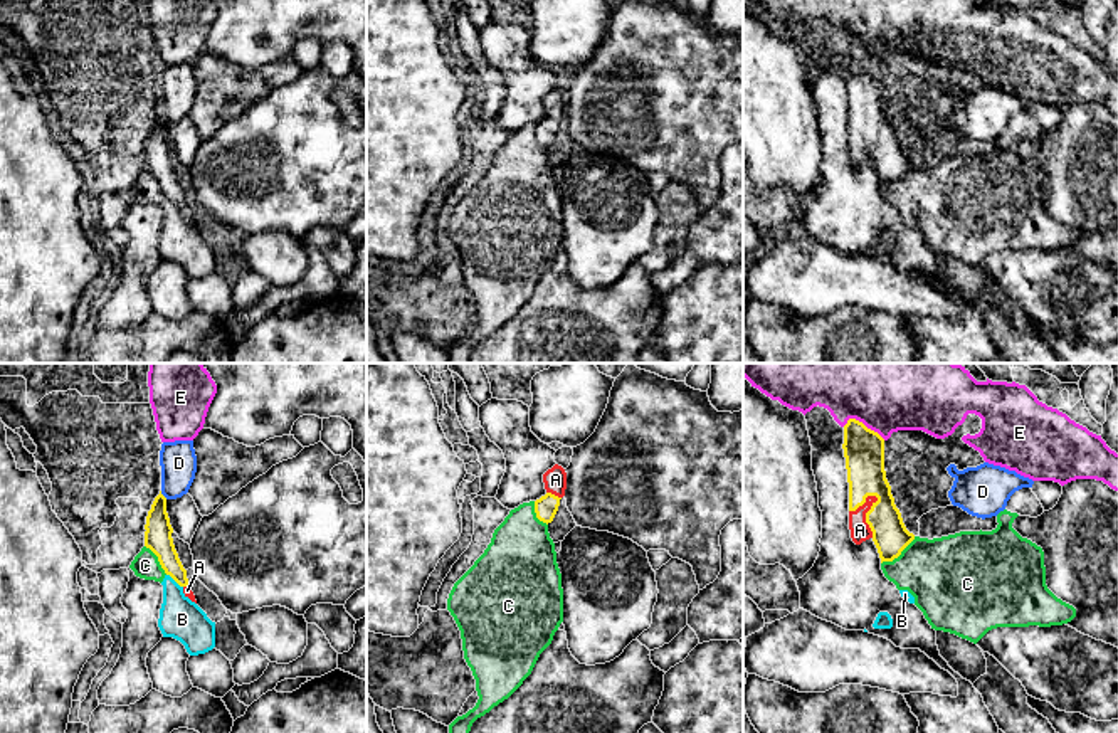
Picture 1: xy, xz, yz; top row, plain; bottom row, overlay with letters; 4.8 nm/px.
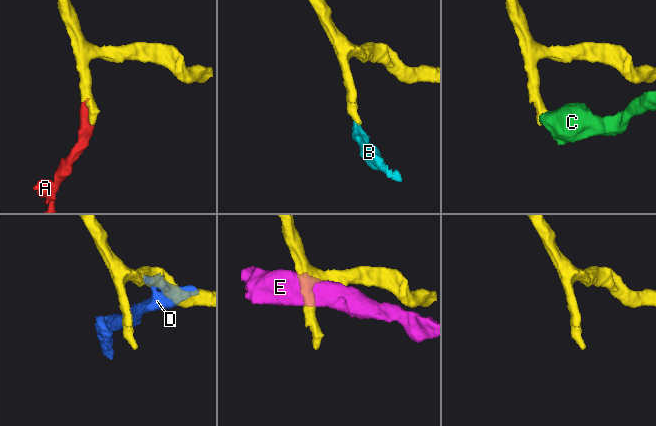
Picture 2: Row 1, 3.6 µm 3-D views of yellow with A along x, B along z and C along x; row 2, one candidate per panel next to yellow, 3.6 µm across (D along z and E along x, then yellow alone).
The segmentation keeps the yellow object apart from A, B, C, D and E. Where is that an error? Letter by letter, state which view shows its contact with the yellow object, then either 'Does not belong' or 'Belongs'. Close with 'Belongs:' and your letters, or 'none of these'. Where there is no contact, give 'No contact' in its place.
A: Touches yellow in yz. Belongs
B: Touches yellow in xy. Does not belong
C: Touches yellow in yz. Does not belong
D: Touches yellow in xy. Does not belong
E: Touches yellow in yz. Does not belong
Belongs: A

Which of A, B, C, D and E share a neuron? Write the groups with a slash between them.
A / B C / D / E

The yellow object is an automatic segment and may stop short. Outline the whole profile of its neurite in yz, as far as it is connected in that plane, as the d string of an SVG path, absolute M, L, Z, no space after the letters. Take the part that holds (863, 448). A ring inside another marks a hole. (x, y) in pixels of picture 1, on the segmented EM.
M862 422L844 425L849 483L849 530L856 545L873 540L881 563L893 562L915 540L894 504L884 471L884 439Z

